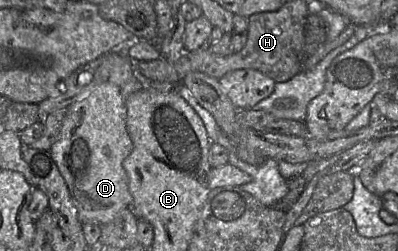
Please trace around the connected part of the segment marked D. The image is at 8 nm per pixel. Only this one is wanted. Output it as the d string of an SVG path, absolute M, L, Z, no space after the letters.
M117 49L104 54L91 83L73 97L73 102L66 108L60 134L49 151L67 184L82 224L93 222L103 225L115 219L124 209L132 208L133 198L123 167L124 159L133 150L133 142L126 127L126 99L145 86L145 81L136 69L136 62L126 52Z

